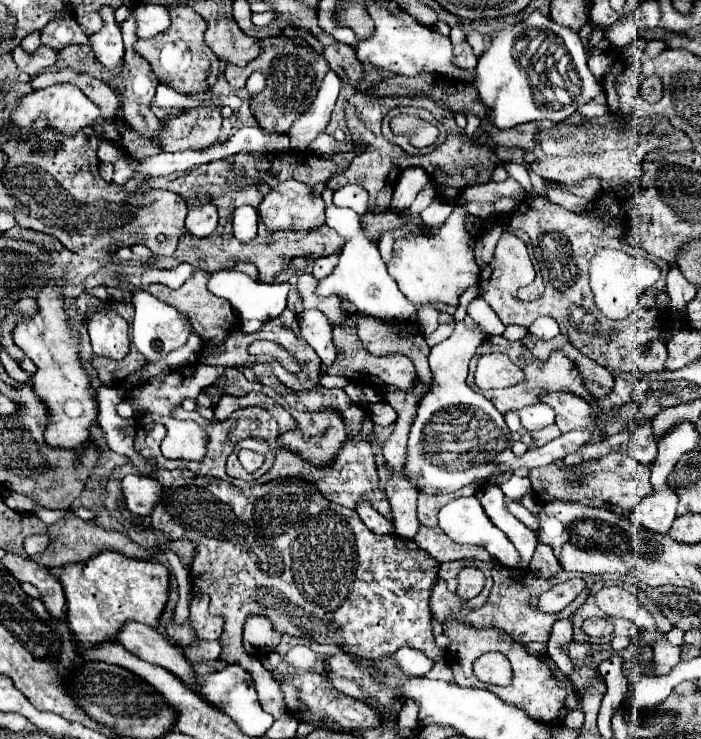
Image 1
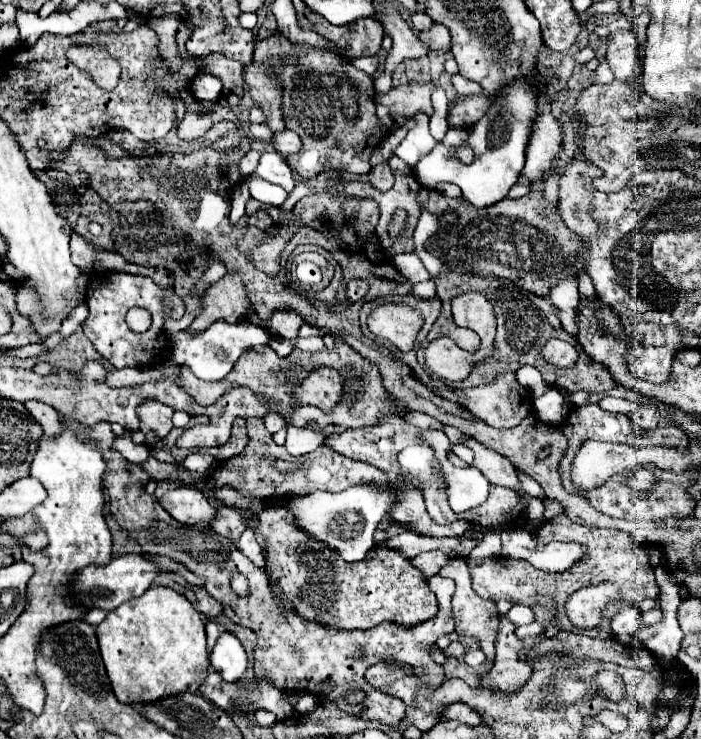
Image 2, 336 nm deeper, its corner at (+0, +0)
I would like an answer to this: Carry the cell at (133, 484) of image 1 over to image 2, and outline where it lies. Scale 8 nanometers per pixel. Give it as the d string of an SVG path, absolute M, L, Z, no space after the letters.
M175 487L167 489L161 499L161 507L179 523L185 525L201 525L209 527L209 523L215 519L217 509L211 505L211 501L195 487Z

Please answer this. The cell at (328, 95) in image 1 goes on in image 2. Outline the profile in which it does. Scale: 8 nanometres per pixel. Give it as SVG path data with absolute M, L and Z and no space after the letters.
M283 129L283 131L279 131L279 133L273 133L271 145L273 145L275 151L285 153L285 155L291 155L291 153L297 153L297 151L299 151L301 139L299 139L293 131Z

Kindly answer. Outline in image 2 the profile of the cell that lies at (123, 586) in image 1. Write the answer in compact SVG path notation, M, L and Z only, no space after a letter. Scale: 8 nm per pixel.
M151 585L141 597L125 601L117 607L117 611L109 611L105 621L97 625L97 639L111 687L117 701L123 705L145 705L171 695L195 693L205 681L211 667L201 613L191 605L187 597L179 595L169 587Z

